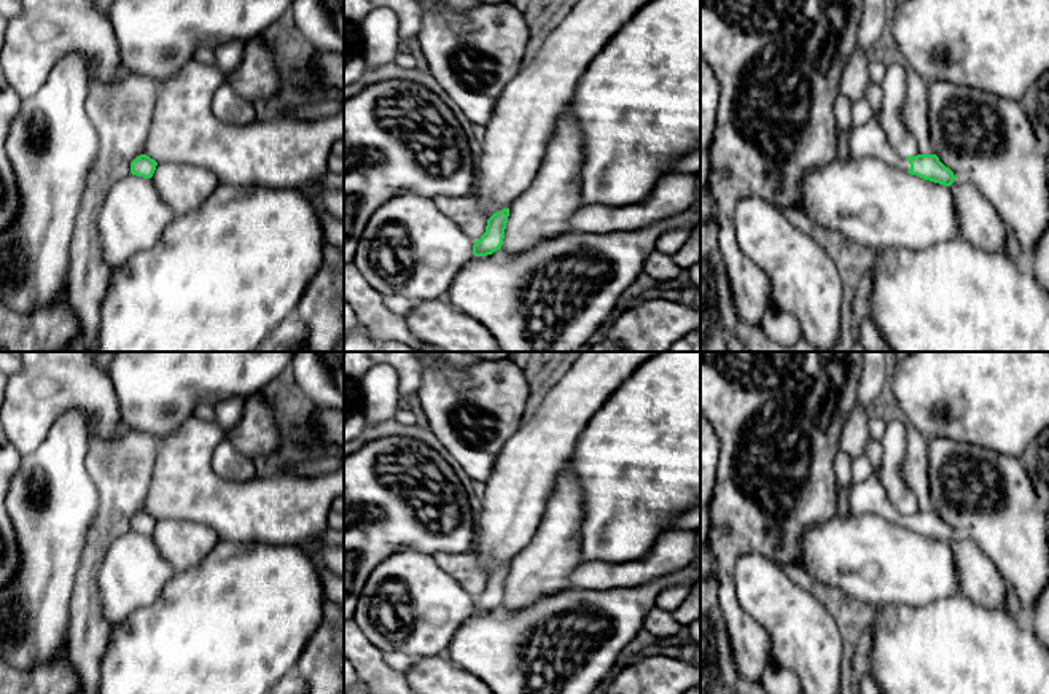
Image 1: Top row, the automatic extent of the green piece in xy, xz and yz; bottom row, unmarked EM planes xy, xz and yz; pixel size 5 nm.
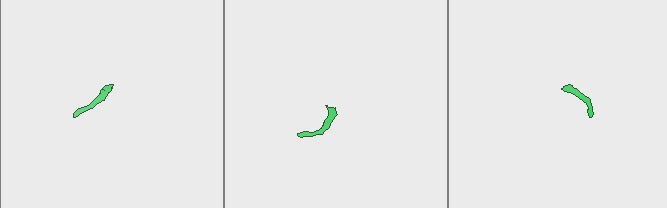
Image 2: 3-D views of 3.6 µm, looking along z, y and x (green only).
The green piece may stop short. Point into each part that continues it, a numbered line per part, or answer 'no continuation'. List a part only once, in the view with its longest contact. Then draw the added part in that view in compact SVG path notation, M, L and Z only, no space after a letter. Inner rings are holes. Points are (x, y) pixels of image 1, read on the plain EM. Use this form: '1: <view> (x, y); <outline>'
1: yz (869, 497); M871 439L868 443L864 455L872 465L872 474L868 481L852 485L848 498L852 514L874 514L895 525L907 528L911 525L909 517L893 508L879 479L882 446L877 441Z

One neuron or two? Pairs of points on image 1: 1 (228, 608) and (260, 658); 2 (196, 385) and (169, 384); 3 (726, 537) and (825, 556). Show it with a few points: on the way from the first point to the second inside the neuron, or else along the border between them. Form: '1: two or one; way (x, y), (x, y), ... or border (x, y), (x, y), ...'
1: one; way (233, 621), (233, 631), (247, 645)
2: one; way (190, 384), (175, 384)
3: two; border (826, 522), (815, 524), (801, 535), (799, 564)

